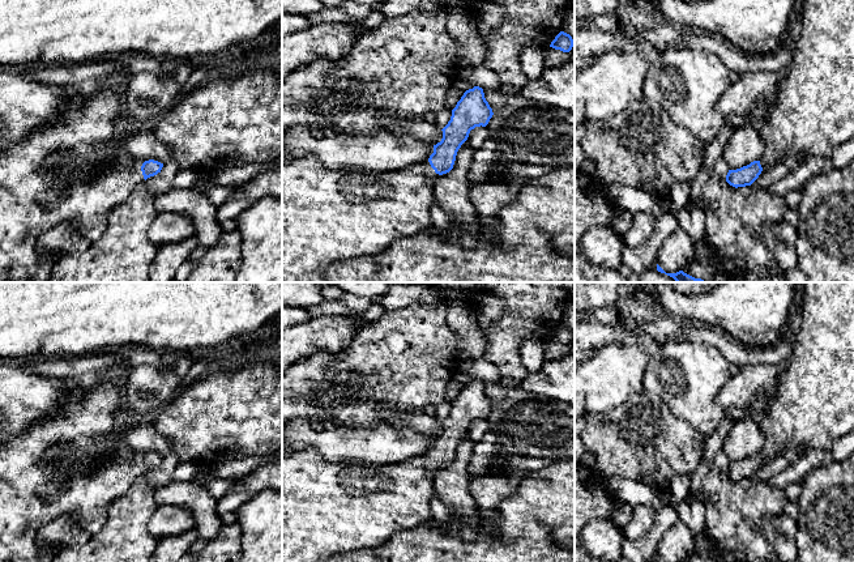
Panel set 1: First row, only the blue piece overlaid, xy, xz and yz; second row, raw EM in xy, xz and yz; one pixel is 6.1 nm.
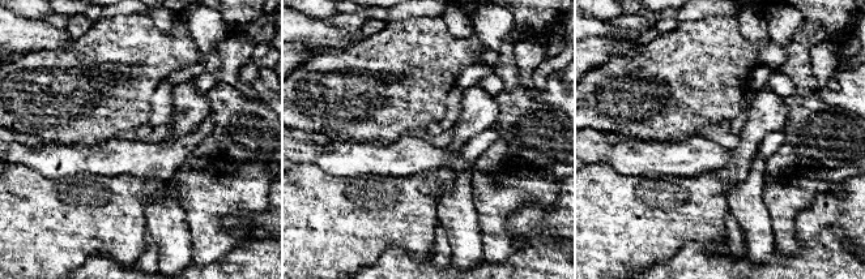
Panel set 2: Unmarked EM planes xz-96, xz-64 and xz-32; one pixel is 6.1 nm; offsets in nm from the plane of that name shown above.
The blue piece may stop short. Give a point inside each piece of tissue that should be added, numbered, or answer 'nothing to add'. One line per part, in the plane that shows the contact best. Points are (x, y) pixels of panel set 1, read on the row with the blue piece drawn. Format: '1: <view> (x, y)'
1: xy (33, 200)

